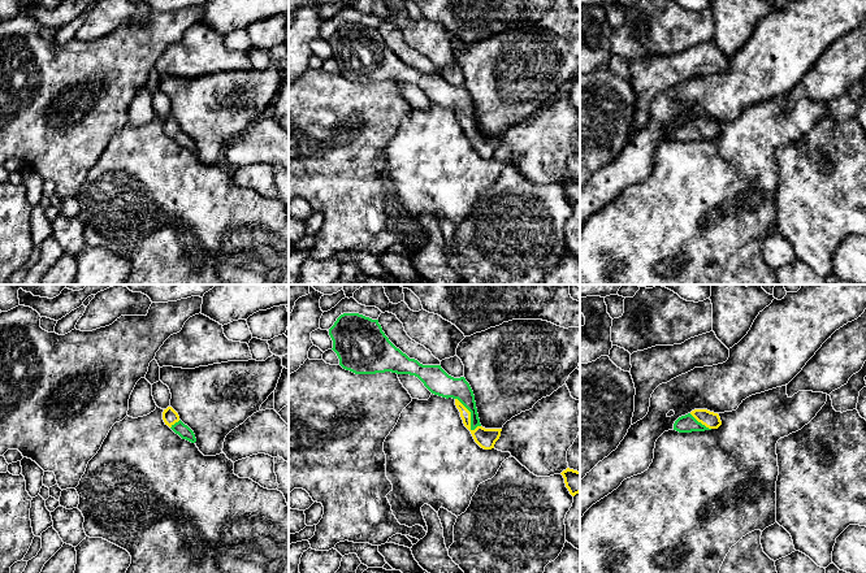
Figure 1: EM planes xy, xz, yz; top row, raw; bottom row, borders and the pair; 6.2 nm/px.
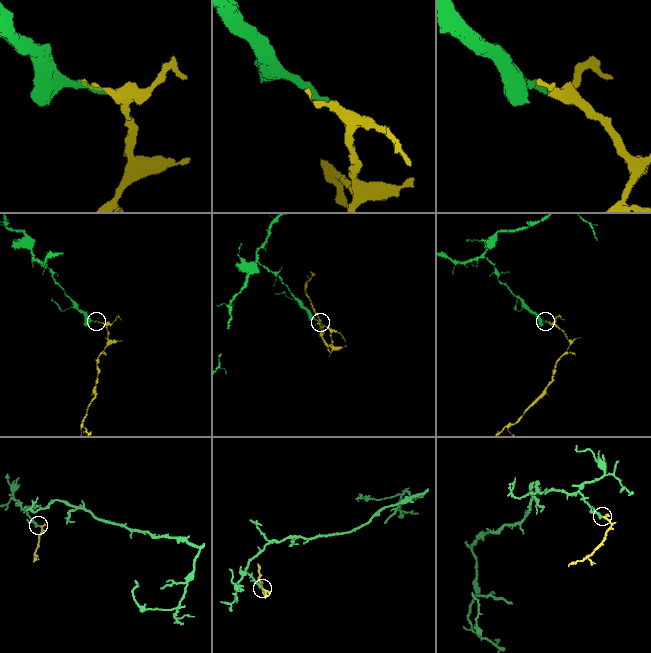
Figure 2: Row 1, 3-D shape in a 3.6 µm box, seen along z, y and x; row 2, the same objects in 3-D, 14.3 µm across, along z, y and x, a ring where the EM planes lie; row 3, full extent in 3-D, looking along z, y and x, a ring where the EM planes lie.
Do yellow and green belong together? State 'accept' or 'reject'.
accept

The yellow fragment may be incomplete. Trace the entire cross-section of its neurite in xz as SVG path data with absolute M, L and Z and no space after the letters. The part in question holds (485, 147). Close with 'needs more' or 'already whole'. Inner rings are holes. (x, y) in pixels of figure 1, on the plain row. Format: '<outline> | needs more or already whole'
M359 22L341 23L329 44L343 78L355 83L391 81L417 86L432 103L455 109L464 135L481 157L494 157L502 138L481 135L473 100L464 86L454 87L441 74L423 74L410 68L389 49L378 29Z | needs more

